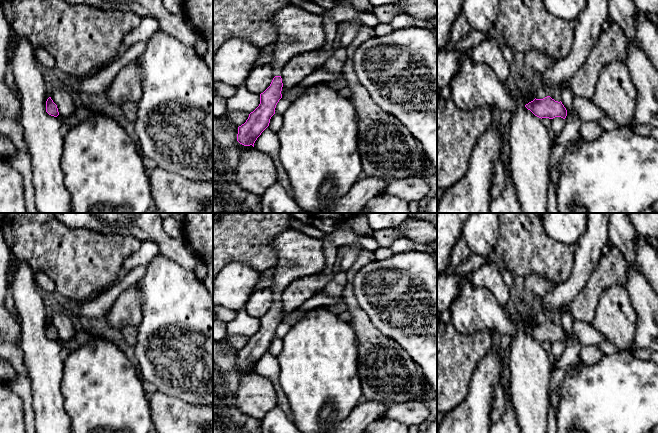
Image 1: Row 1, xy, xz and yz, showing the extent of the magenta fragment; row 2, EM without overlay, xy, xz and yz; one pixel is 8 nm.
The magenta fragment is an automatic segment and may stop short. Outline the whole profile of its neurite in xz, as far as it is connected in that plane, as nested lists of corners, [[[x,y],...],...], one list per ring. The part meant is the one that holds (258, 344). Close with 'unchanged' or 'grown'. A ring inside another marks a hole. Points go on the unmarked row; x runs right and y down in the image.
[[[288,229],[279,233],[273,240],[273,246],[278,253],[278,264],[274,267],[272,276],[273,284],[269,287],[272,292],[273,302],[270,310],[260,318],[259,330],[249,338],[244,348],[238,351],[237,365],[244,369],[254,371],[254,367],[261,357],[269,350],[271,341],[275,338],[275,332],[282,322],[281,295],[285,288],[295,279],[308,275],[318,275],[325,268],[324,241],[310,237],[296,229]]]; grown

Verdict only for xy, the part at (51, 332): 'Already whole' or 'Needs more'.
Already whole

